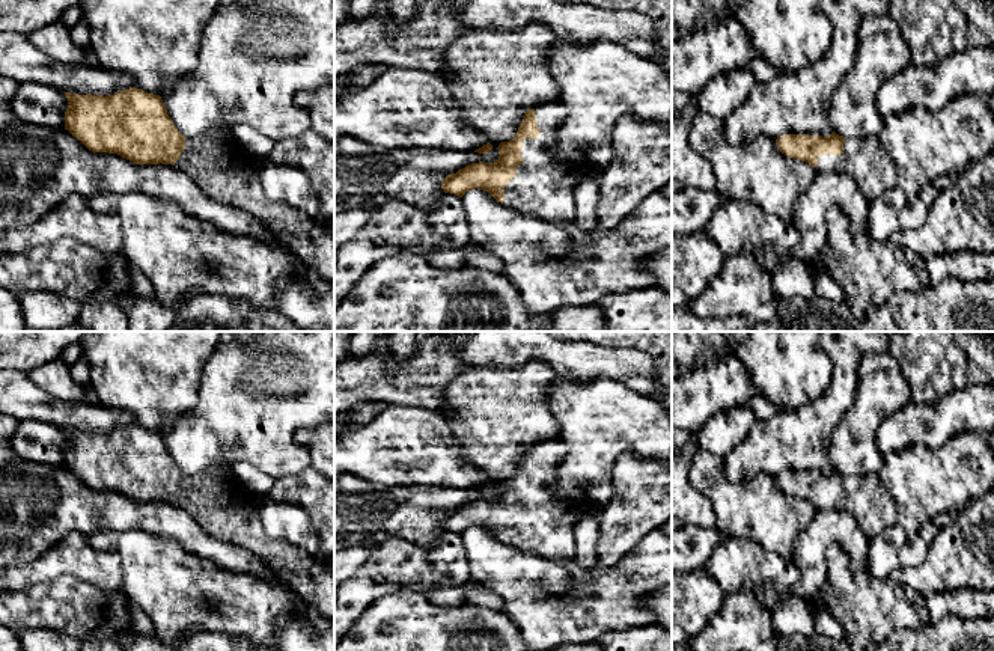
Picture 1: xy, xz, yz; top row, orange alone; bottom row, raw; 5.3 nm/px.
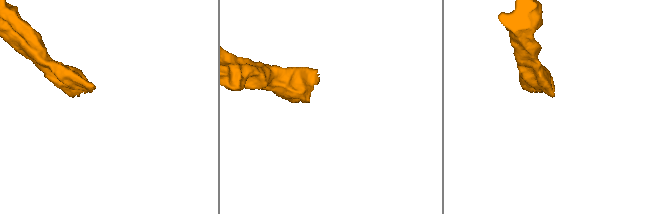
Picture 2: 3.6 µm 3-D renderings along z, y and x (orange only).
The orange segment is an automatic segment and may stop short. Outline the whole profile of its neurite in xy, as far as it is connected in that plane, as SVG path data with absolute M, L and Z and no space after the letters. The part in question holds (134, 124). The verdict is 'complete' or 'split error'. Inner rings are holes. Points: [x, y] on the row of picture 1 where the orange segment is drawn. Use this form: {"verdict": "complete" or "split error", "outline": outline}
{"verdict": "split error", "outline": "M137 87L107 96L63 93L68 98L65 130L89 151L117 154L134 164L173 164L212 200L238 208L262 222L279 244L334 289L334 228L322 225L297 206L268 199L256 167L233 139L211 136L209 131L185 139L167 115L161 96Z"}

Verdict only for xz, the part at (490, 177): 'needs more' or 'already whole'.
needs more

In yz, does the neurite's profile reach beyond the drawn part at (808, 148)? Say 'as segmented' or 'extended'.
extended

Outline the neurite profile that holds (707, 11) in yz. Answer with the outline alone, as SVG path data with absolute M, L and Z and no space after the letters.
M672 0L672 42L685 39L702 23L733 17L746 0Z

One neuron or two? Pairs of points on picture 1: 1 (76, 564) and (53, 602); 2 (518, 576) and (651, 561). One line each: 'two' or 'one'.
1: two
2: one

